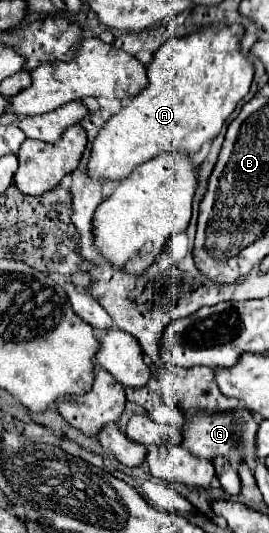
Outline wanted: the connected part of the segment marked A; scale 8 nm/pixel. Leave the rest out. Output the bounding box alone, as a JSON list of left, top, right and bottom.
[87,25,253,181]

